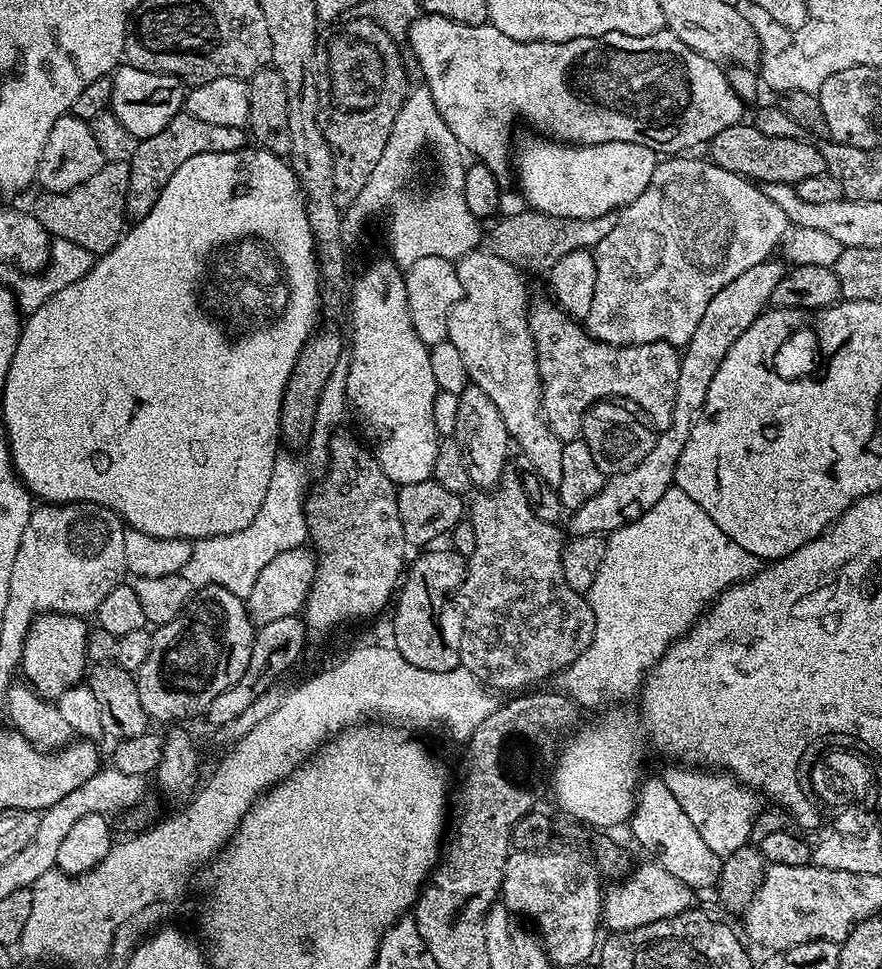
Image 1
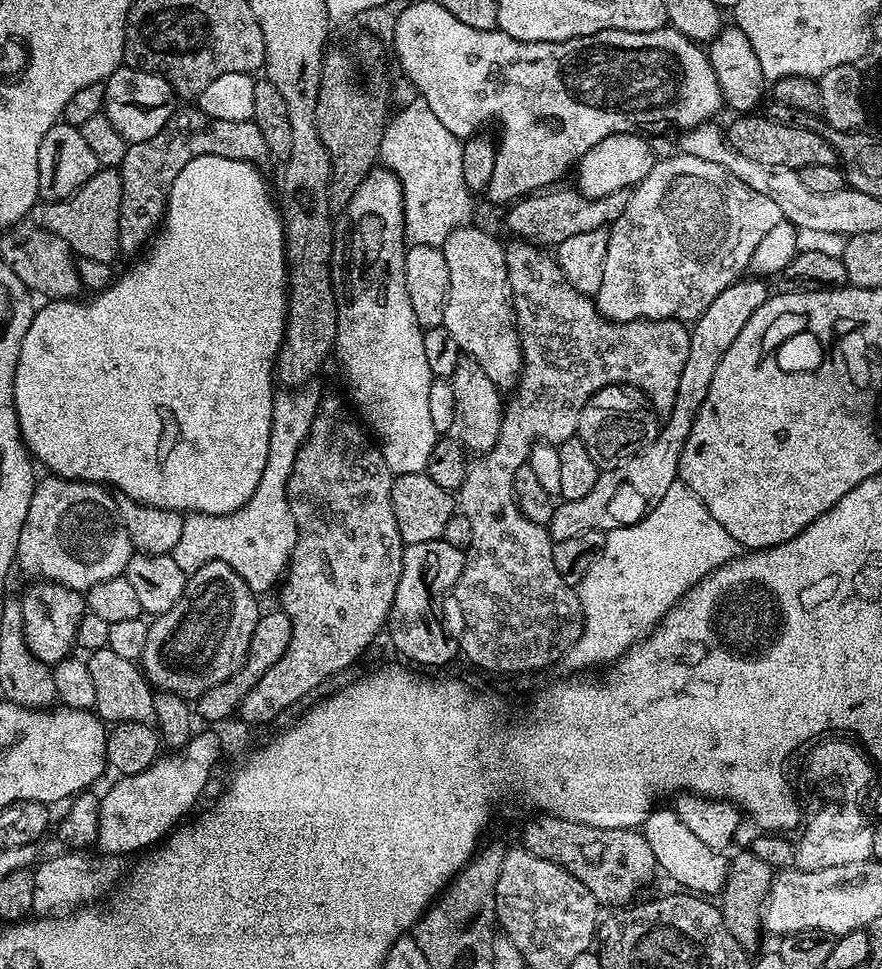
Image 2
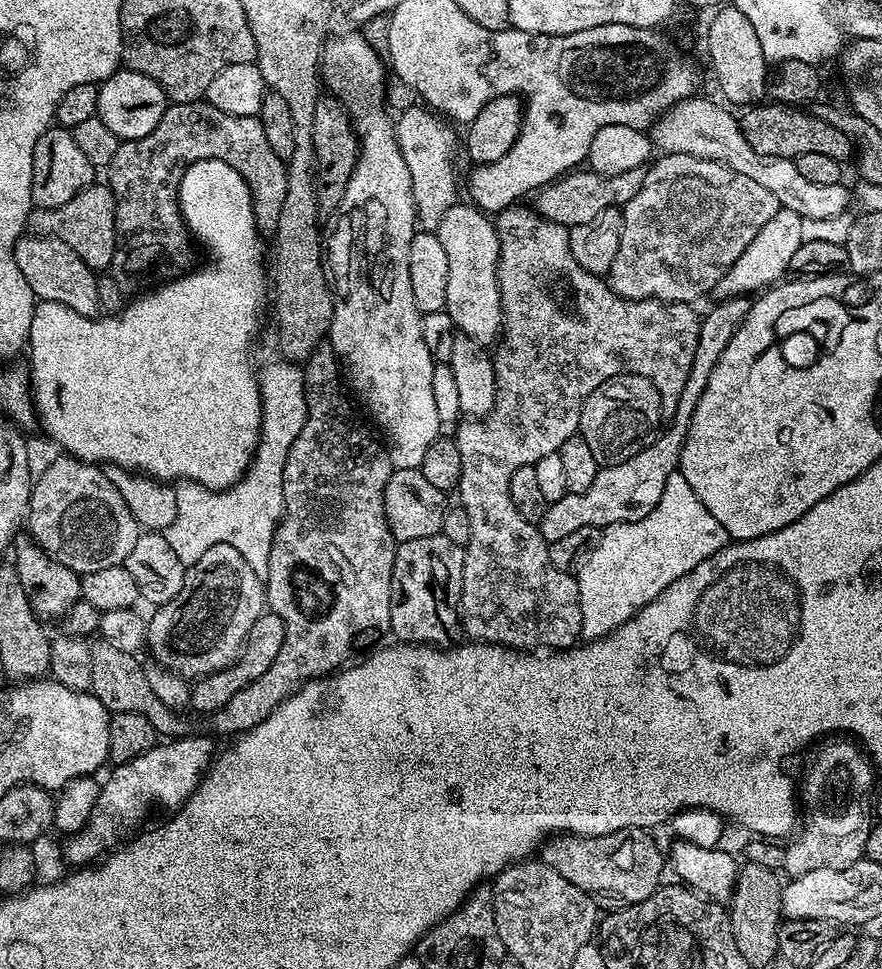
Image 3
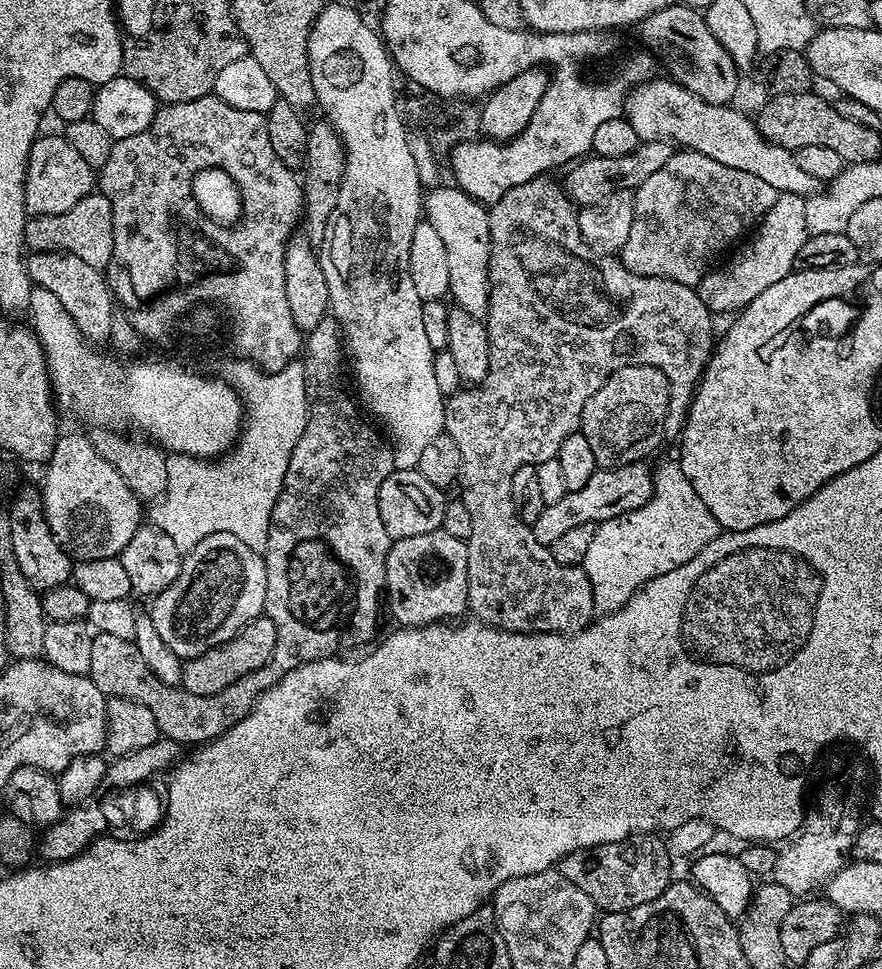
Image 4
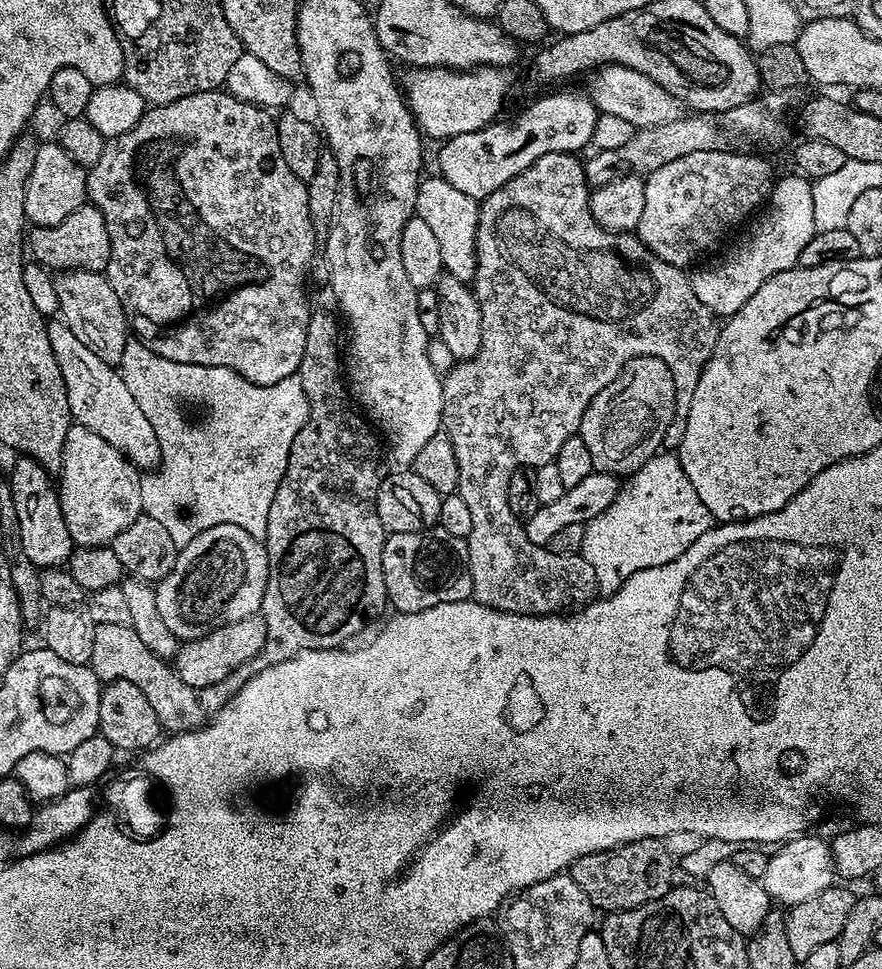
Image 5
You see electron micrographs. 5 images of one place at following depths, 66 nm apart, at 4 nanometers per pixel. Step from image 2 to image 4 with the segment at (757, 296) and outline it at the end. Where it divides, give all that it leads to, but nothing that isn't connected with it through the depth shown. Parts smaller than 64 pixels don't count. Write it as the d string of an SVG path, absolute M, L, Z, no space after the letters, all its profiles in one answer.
M647 463L627 464L621 468L600 468L582 486L582 490L568 492L558 502L545 504L542 514L538 514L538 522L530 527L534 538L538 538L540 544L552 545L562 534L567 534L574 526L583 524L598 525L603 520L609 520L615 516L621 516L627 512L633 512L648 499L652 490L652 477L654 475Z

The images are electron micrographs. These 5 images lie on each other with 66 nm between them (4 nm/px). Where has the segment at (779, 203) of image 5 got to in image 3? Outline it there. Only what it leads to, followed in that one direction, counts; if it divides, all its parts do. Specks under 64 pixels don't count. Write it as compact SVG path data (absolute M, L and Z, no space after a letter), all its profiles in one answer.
M779 208L774 218L770 218L770 222L766 222L766 226L758 230L758 238L754 238L754 242L750 242L750 246L742 250L742 258L738 258L738 262L734 262L734 266L730 266L730 270L726 270L724 277L717 282L715 295L718 294L720 300L729 300L731 296L748 296L773 287L788 272L790 258L794 258L798 246L804 243L804 222L804 217L794 211Z

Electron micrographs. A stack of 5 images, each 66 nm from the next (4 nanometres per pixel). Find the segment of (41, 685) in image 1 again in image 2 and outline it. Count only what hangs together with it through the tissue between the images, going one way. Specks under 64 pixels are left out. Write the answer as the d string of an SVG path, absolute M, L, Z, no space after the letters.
M32 582L25 596L19 597L24 619L25 642L33 655L47 666L65 660L76 644L79 623L86 613L86 600L79 592L51 582Z

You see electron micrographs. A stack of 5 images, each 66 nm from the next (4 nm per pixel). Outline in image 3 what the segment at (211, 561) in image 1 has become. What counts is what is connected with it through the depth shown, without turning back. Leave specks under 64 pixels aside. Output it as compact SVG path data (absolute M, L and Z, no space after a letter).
M292 362L268 364L258 372L260 382L260 441L252 456L252 464L237 484L223 490L203 488L195 482L184 482L176 488L176 517L166 529L174 554L186 566L191 566L210 550L210 546L229 544L250 562L262 578L267 577L272 539L280 519L284 517L282 474L294 437L301 433L306 419L304 373Z

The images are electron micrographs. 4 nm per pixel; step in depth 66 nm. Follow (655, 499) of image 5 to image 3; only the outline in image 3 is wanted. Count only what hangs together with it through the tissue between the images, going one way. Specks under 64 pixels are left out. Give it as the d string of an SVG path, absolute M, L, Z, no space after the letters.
M680 471L670 474L666 478L666 490L662 490L662 498L646 518L634 522L622 522L612 524L600 533L598 546L594 546L594 554L582 566L580 571L575 573L576 585L578 586L578 598L582 610L581 637L585 641L603 640L609 636L618 626L622 626L630 617L641 612L658 594L662 594L678 578L685 576L694 566L698 566L706 558L718 554L730 543L730 537L722 522L702 506L698 494L690 490L690 482Z

